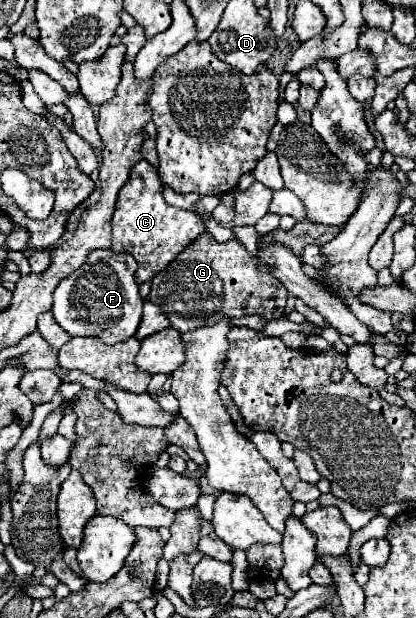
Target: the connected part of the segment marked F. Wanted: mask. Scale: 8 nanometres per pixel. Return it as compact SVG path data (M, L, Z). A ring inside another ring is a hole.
M93 251L87 263L63 279L53 293L53 315L71 337L97 337L107 345L131 339L137 333L143 315L143 299L135 281L137 261L131 255Z

